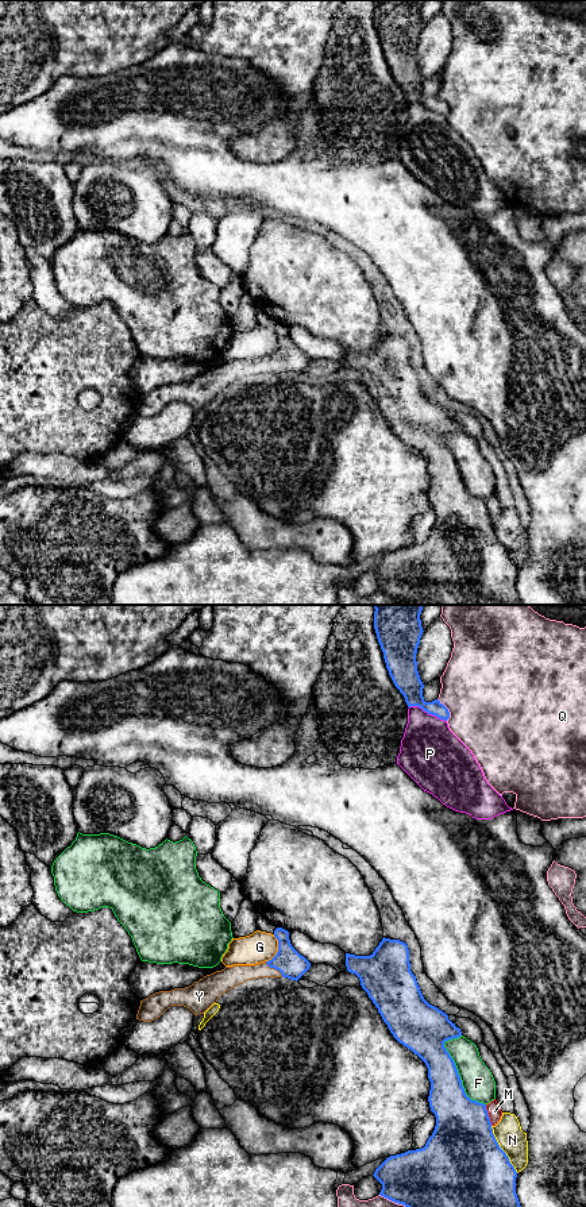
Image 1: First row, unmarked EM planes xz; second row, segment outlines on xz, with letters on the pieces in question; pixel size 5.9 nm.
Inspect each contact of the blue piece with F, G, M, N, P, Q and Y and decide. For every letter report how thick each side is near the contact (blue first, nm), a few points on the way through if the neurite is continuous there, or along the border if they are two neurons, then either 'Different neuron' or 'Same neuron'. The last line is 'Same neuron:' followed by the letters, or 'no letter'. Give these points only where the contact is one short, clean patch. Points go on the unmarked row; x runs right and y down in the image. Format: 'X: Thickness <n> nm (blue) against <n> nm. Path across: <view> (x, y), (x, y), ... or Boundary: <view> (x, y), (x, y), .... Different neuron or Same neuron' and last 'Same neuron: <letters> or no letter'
F: Thickness 280 nm (blue) against 190 nm. Different neuron
G: Thickness 160 nm (blue) against 190 nm. Different neuron
M: Thickness 400 nm (blue) against 80 nm. Different neuron
N: Thickness 500 nm (blue) against 170 nm. Different neuron
P: Thickness 160 nm (blue) against 360 nm. Different neuron
Q: Thickness 130 nm (blue) against 500 nm. Different neuron
Y: Thickness 160 nm (blue) against 120 nm. Path across: xz (290, 359), (274, 363), (235, 370). Same neuron
Same neuron: Y

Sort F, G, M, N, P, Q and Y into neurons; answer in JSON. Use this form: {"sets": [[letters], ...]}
{"sets": [["F"], ["G"], ["M"], ["N"], ["P"], ["Q"], ["Y"]]}

